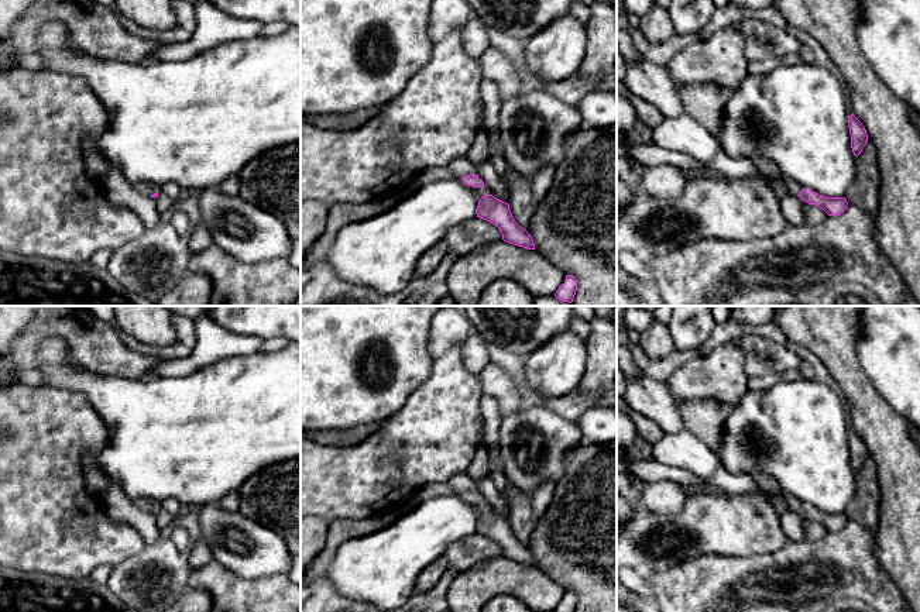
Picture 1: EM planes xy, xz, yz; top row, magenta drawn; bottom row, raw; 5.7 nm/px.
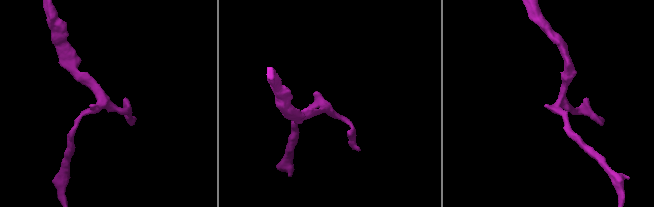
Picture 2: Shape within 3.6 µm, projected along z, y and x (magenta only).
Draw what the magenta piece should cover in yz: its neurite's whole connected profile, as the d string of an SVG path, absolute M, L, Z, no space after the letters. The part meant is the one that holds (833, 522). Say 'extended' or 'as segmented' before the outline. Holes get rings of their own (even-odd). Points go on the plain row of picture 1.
extended; M759 472L752 477L769 498L782 499L792 512L799 512L803 518L818 522L828 532L840 532L848 522L845 513L825 513L810 505L803 505L794 495L782 489L772 477Z

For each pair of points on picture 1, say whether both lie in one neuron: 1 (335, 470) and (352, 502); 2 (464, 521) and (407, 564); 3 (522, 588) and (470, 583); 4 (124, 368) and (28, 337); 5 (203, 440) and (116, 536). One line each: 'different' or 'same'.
1: same
2: same
3: same
4: same
5: different

